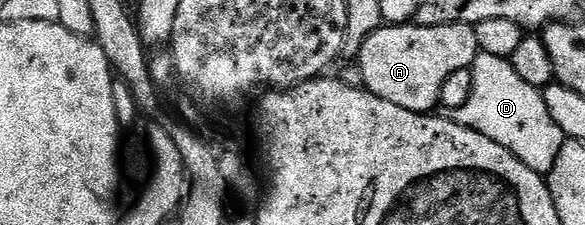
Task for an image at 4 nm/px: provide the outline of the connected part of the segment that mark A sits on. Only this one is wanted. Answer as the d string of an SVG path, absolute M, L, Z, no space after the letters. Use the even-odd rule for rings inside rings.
M411 22L376 29L364 42L356 64L362 71L361 83L373 96L392 102L392 106L404 106L404 110L430 114L439 107L444 82L456 70L470 68L478 54L476 34L469 24L421 28Z

